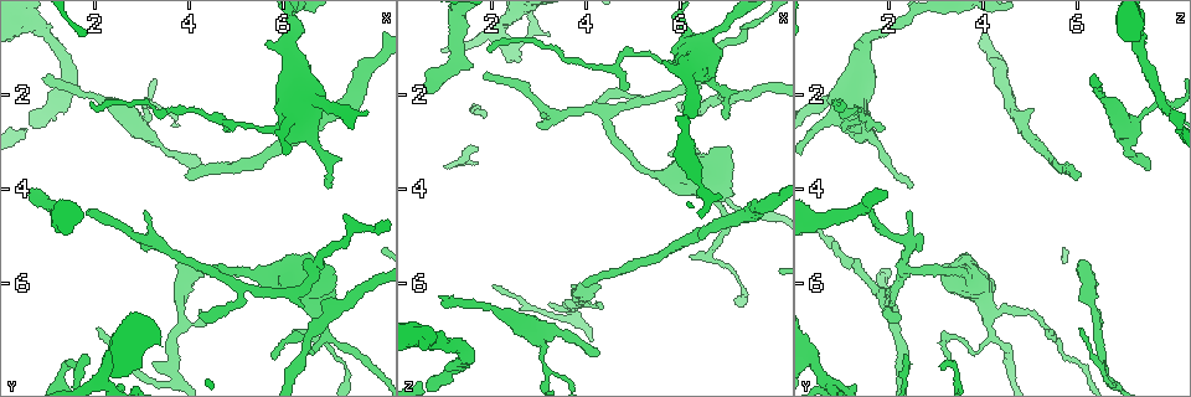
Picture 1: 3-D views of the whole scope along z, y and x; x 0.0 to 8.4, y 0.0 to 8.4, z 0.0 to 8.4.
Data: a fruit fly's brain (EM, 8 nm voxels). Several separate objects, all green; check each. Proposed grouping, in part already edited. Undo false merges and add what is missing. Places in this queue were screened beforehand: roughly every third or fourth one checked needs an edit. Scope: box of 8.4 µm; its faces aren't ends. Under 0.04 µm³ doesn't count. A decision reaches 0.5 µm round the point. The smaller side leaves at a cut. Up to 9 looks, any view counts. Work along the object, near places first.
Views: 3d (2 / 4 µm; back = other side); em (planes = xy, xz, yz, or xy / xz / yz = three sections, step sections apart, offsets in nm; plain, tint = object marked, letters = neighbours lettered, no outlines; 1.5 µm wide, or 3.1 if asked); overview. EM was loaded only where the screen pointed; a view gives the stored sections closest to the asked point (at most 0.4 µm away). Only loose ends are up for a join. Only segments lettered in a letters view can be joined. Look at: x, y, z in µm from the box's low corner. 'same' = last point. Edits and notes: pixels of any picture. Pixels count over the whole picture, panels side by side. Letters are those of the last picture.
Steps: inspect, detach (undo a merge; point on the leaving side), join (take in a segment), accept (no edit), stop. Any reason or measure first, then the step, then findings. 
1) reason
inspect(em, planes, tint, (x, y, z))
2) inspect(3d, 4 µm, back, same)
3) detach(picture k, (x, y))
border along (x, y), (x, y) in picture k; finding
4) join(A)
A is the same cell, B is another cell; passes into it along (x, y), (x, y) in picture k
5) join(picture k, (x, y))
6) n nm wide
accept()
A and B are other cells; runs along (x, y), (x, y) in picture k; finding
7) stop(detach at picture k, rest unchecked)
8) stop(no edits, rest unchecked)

inspect(3d, 2 µm, (3.90, 3.75, 5.90))

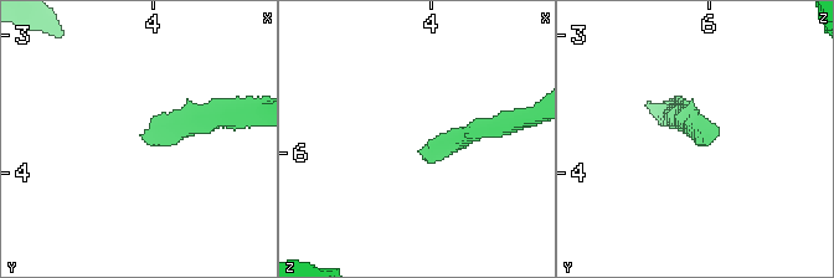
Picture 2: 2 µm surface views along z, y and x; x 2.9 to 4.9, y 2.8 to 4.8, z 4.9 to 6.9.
inspect(em, xz, step 8, letters, (3.92, 3.70, 5.96))

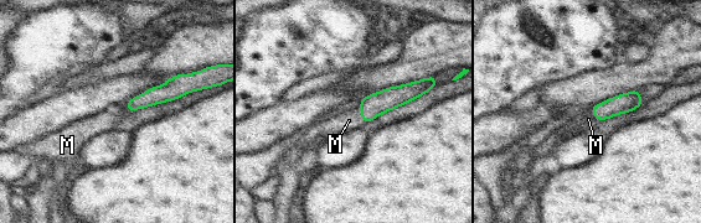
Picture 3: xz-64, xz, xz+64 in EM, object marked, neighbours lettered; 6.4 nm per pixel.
cut it another way
inspect(em, planes, letters, same)

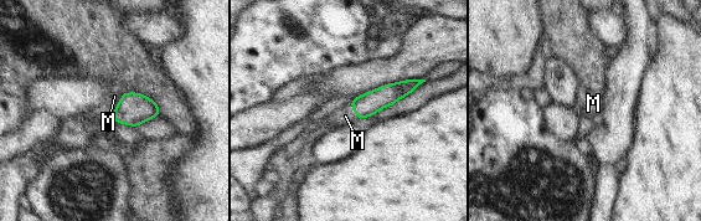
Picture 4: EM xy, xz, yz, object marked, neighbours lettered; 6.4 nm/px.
join(M)
M is the same cell; passes into it along (369, 103), (354, 111), (345, 116) in picture 4; the neuron continues

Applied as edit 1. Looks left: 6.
redraw
inspect(overview)

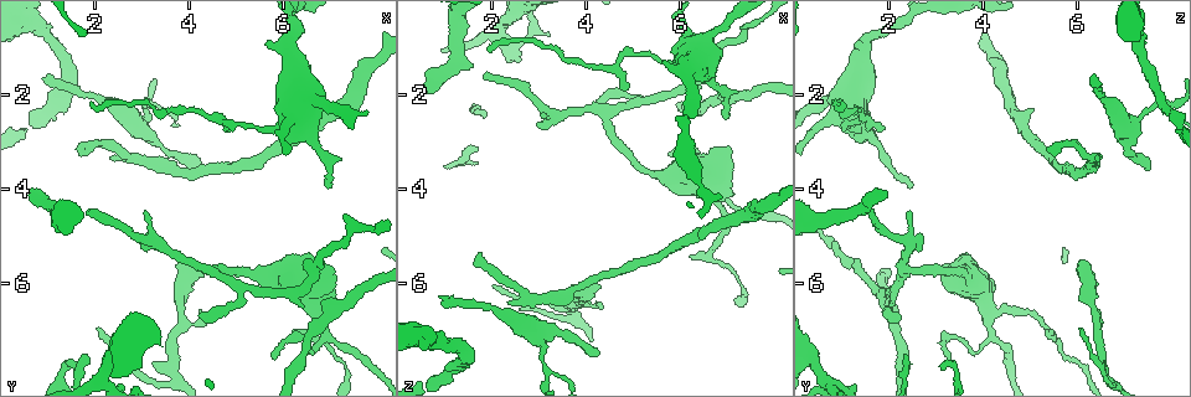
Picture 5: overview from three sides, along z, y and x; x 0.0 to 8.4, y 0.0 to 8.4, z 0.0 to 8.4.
free end
inspect(3d, 4 µm, (1.80, 3.20, 5.30))

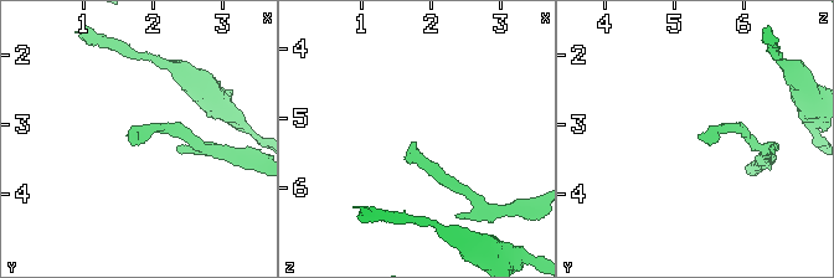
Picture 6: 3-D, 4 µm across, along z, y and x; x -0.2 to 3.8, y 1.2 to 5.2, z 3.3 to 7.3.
now the EM
inspect(em, yz, step 4, letters, (1.80, 3.20, 5.35))

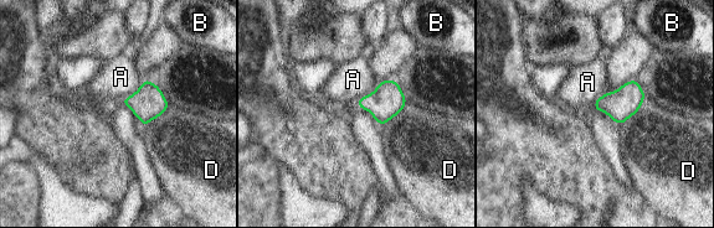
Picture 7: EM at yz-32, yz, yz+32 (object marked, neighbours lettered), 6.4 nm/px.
inspect(em, planes, letters, same)

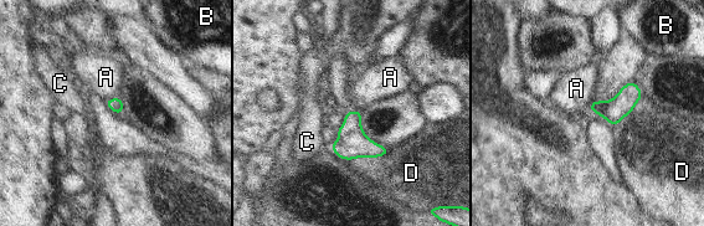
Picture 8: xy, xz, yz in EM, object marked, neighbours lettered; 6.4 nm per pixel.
accept()
A, B, C and D are other cells; border along (119, 97), (112, 97), (106, 101) in picture 8; no lettered segment goes on from it

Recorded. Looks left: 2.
an open end
inspect(em, planes, letters, (1.85, 4.45, 1.65))

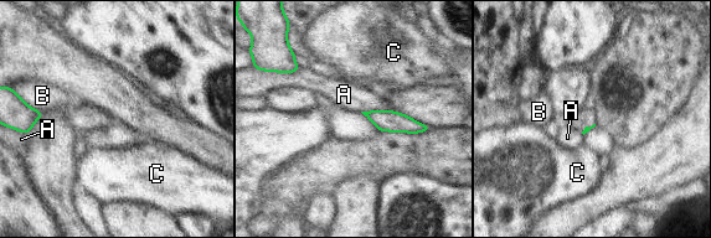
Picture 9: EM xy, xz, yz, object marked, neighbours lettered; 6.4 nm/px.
A touches over 200 nm
accept()
A, B and C are other cells; runs along (369, 114), (382, 120), (424, 128) in picture 9; no lettered segment goes on from it

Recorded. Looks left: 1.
stop(join at picture 4, rest unchecked)

